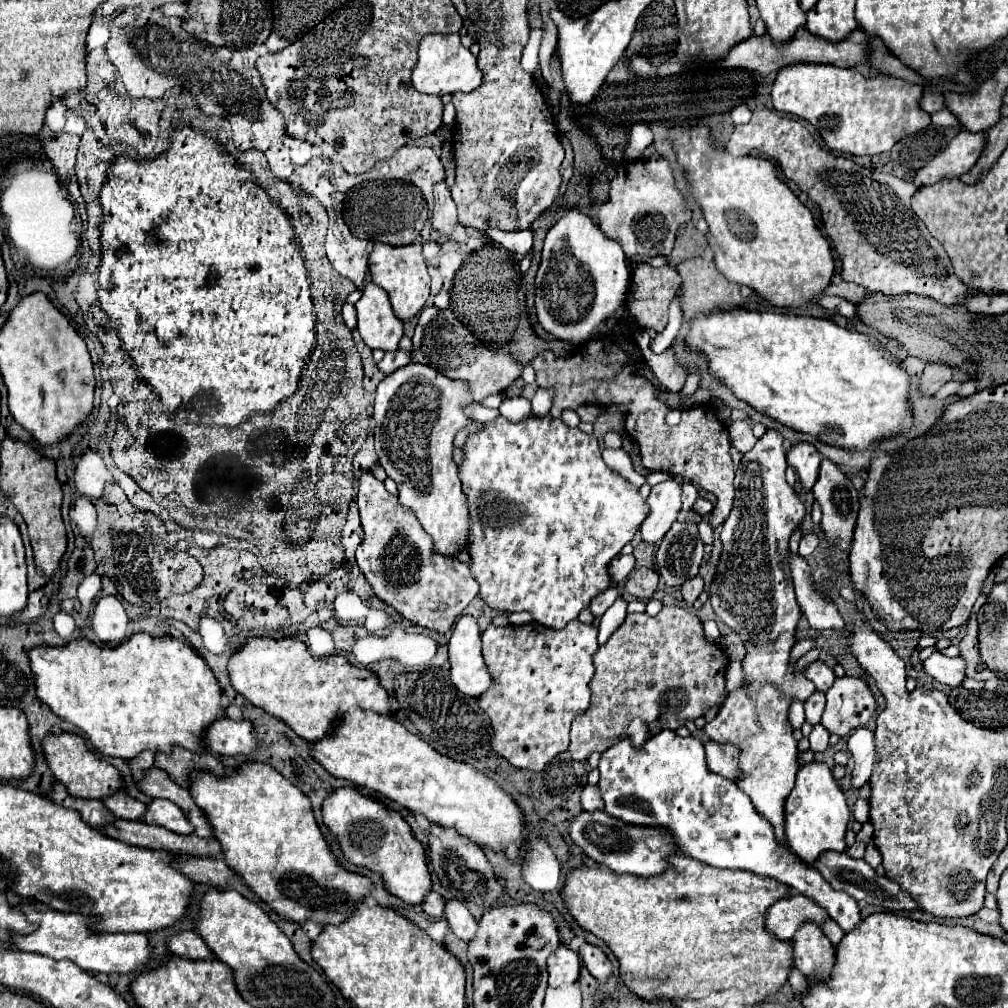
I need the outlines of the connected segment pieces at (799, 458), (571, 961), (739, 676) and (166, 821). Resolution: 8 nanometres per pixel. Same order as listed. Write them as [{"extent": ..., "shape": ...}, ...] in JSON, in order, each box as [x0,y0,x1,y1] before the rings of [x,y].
[{"extent":[788,442,822,488],"shape":[[[810,442],[794,444],[790,454],[788,454],[788,464],[796,470],[798,478],[804,484],[804,488],[812,488],[812,484],[816,482],[820,460],[822,458],[820,458],[816,446],[812,446]]]},{"extent":[548,944,580,988],"shape":[[[562,944],[550,958],[548,958],[548,972],[550,972],[550,988],[558,988],[564,984],[574,984],[580,976],[580,954],[570,950],[566,944]]]},{"extent":[726,662,744,690],"shape":[[[730,662],[728,670],[726,670],[726,688],[728,690],[738,690],[744,684],[744,670],[742,670],[742,662]]]},{"extent":[144,800,194,836],"shape":[[[152,800],[148,806],[148,814],[144,816],[144,822],[164,826],[166,830],[172,830],[180,836],[194,834],[192,824],[184,818],[184,812],[168,800]]]}]

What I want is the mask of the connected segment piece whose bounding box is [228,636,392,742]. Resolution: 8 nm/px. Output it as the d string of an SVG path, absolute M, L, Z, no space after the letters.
M266 636L248 638L246 646L230 658L228 670L236 692L254 706L286 722L308 742L320 742L320 738L326 738L344 712L350 712L352 708L372 710L386 716L392 714L388 692L380 686L380 680L372 670L358 668L340 654L314 658L306 650L306 644L292 636L282 640Z

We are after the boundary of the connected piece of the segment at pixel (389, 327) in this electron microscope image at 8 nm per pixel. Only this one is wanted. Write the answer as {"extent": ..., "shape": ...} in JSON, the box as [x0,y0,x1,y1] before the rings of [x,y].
{"extent":[356,282,402,352],"shape":[[[368,282],[362,290],[362,298],[356,304],[358,312],[358,332],[370,348],[380,348],[384,352],[394,352],[402,338],[402,322],[390,308],[388,294]]]}

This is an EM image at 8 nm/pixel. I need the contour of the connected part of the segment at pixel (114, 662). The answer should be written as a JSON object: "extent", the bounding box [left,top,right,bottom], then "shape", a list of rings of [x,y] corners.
{"extent":[30,632,226,760],"shape":[[[142,632],[114,650],[98,648],[86,638],[80,638],[62,648],[34,648],[30,652],[30,662],[38,698],[60,718],[78,726],[98,752],[112,758],[132,760],[144,750],[172,754],[174,746],[184,746],[192,752],[208,752],[204,740],[208,726],[226,718],[226,710],[220,704],[222,690],[212,670],[186,642],[176,638],[150,638]]]}

